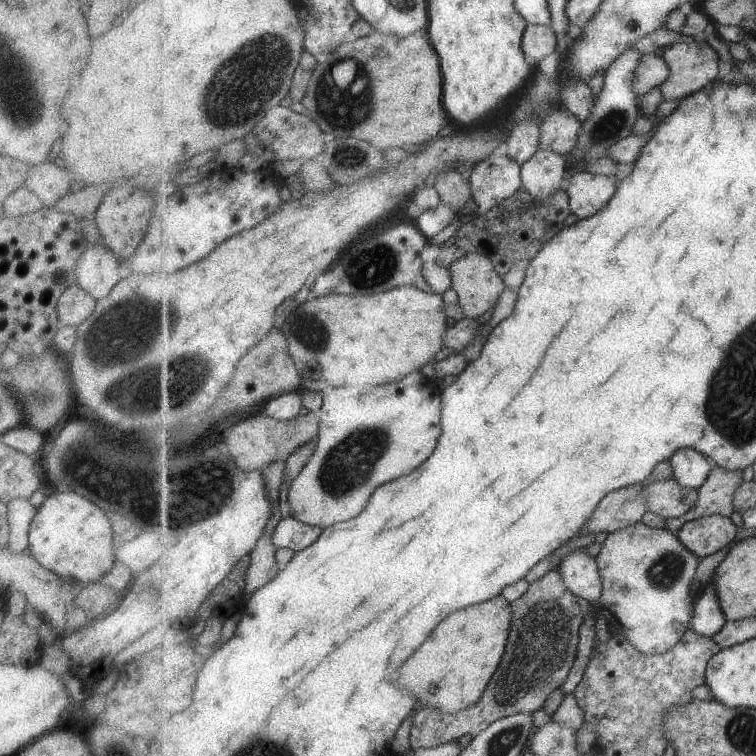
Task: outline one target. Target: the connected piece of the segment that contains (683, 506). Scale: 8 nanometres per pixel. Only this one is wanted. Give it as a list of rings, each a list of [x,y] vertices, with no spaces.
[[[675,477],[663,482],[650,482],[645,488],[649,509],[663,518],[676,519],[687,514],[698,503],[698,491],[683,488]]]

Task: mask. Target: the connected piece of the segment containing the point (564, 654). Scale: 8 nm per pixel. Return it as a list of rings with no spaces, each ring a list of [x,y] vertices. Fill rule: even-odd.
[[[561,566],[550,570],[540,579],[531,583],[525,594],[512,602],[513,622],[511,623],[510,635],[507,639],[507,652],[503,656],[503,664],[499,666],[499,672],[495,672],[495,680],[491,681],[479,701],[460,712],[443,714],[433,706],[419,709],[412,719],[410,731],[410,744],[413,749],[432,748],[440,743],[446,744],[463,738],[465,734],[478,735],[496,720],[515,714],[531,714],[542,708],[549,700],[549,696],[555,690],[561,688],[569,678],[575,660],[578,659],[578,644],[580,641],[580,629],[585,616],[579,606],[579,598],[570,588],[567,588],[563,580]]]

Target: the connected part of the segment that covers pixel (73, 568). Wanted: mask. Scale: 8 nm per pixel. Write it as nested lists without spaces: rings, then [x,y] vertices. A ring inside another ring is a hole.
[[[49,490],[46,500],[36,509],[36,514],[31,520],[28,529],[28,546],[26,552],[48,572],[62,577],[63,579],[74,579],[81,585],[87,585],[98,581],[113,568],[116,562],[111,544],[111,524],[105,514],[89,504],[87,500],[72,491]]]

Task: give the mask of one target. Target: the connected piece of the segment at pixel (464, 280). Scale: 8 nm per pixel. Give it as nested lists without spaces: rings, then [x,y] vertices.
[[[469,253],[449,266],[453,289],[467,317],[477,318],[494,310],[499,295],[507,288],[506,280],[484,254]]]

